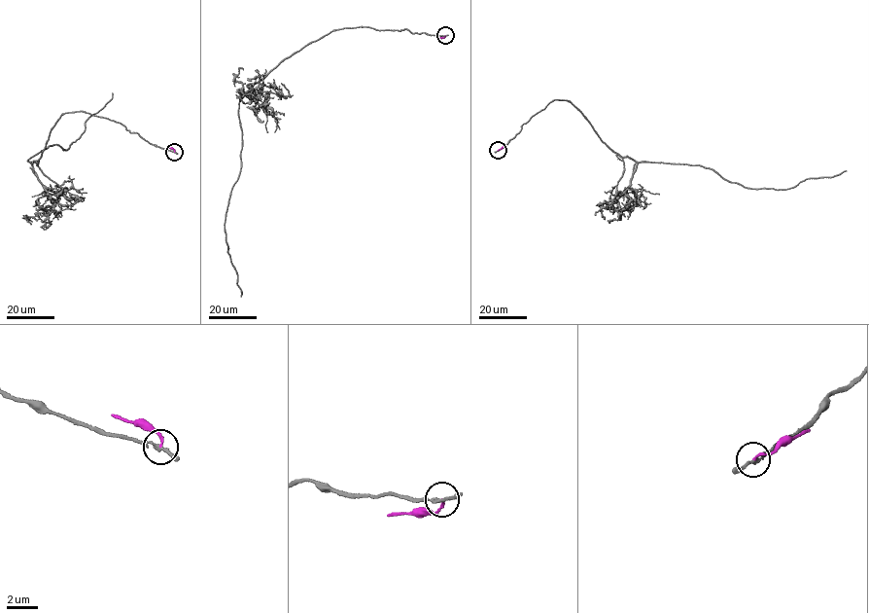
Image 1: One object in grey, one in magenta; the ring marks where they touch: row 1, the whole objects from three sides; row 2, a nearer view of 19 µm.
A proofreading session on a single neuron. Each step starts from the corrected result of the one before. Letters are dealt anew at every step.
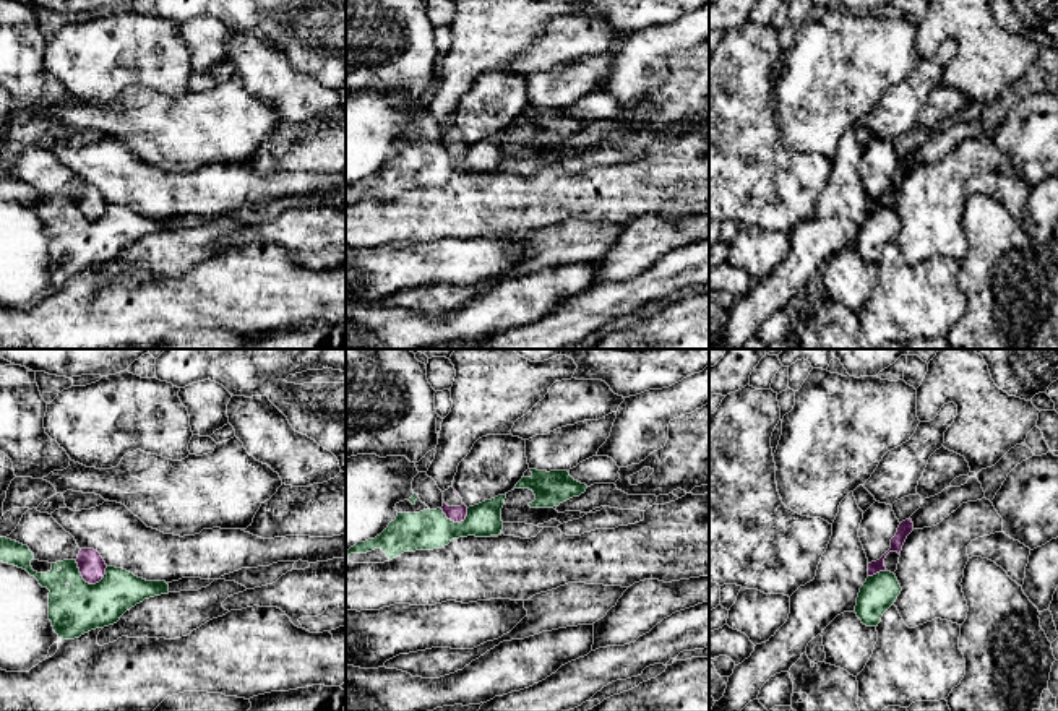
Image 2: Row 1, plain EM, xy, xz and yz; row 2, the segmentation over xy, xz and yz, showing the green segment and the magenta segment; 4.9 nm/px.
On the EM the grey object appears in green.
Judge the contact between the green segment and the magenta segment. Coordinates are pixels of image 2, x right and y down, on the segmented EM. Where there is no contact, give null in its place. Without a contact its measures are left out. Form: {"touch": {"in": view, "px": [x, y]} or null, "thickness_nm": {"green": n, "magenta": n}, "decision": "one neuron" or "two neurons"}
{"touch": {"in": "xy", "px": [85, 581]}, "thickness_nm": {"green": 240, "magenta": 130}, "decision": "two neurons"}

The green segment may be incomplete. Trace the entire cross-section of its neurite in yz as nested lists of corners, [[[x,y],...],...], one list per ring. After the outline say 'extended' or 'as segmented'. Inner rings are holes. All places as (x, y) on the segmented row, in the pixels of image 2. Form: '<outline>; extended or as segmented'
[[[891,571],[868,576],[860,588],[855,614],[867,627],[878,627],[883,614],[896,602],[902,588]]]; as segmented

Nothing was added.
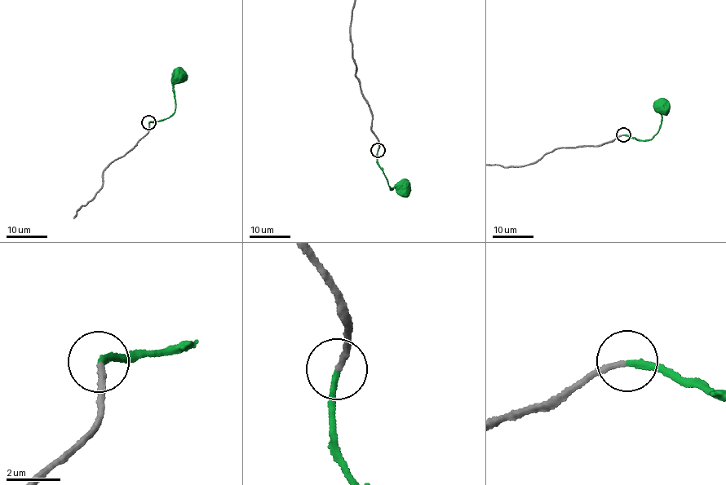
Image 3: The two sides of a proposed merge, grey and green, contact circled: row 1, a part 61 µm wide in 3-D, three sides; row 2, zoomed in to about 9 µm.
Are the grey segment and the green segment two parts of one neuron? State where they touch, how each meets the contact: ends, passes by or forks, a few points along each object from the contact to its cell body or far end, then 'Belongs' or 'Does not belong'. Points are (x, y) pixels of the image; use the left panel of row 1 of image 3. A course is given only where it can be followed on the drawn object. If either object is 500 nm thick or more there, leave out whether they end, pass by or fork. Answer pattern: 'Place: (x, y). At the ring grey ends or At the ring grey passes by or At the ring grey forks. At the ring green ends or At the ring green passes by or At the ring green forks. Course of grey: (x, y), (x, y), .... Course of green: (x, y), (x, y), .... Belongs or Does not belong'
Place: (148, 122). At the ring grey ends. At the ring green ends. Course of green: (148, 122), (166, 119), (174, 112), (173, 77), (182, 67). Belongs

